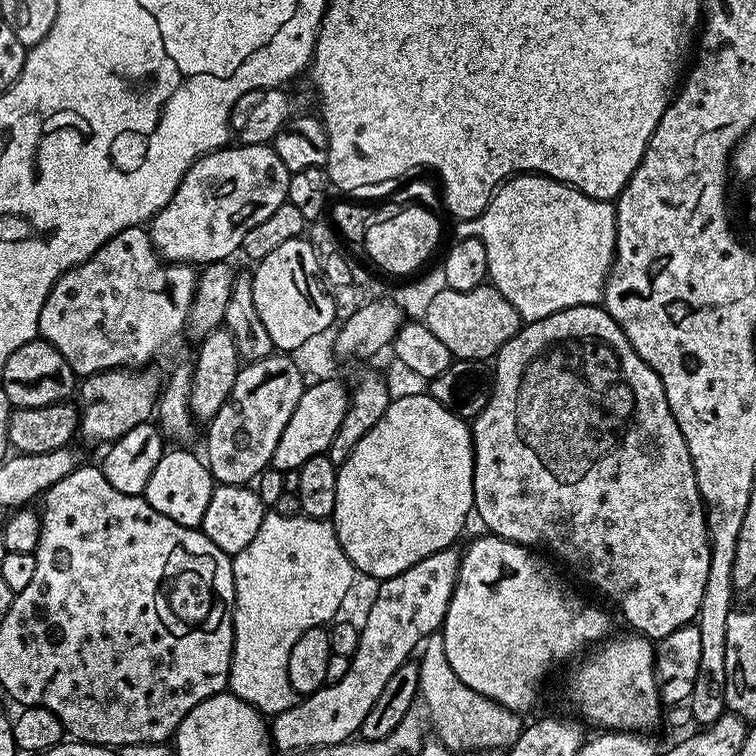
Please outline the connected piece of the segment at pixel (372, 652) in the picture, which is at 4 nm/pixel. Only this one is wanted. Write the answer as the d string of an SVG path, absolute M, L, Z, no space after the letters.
M459 547L443 548L430 554L430 558L422 558L410 570L379 581L380 589L368 608L368 617L359 625L358 650L350 657L346 674L338 682L325 683L318 691L303 697L290 710L271 717L270 740L277 753L299 753L305 748L343 744L359 733L390 674L410 659L430 633L441 631L458 582L461 555Z

